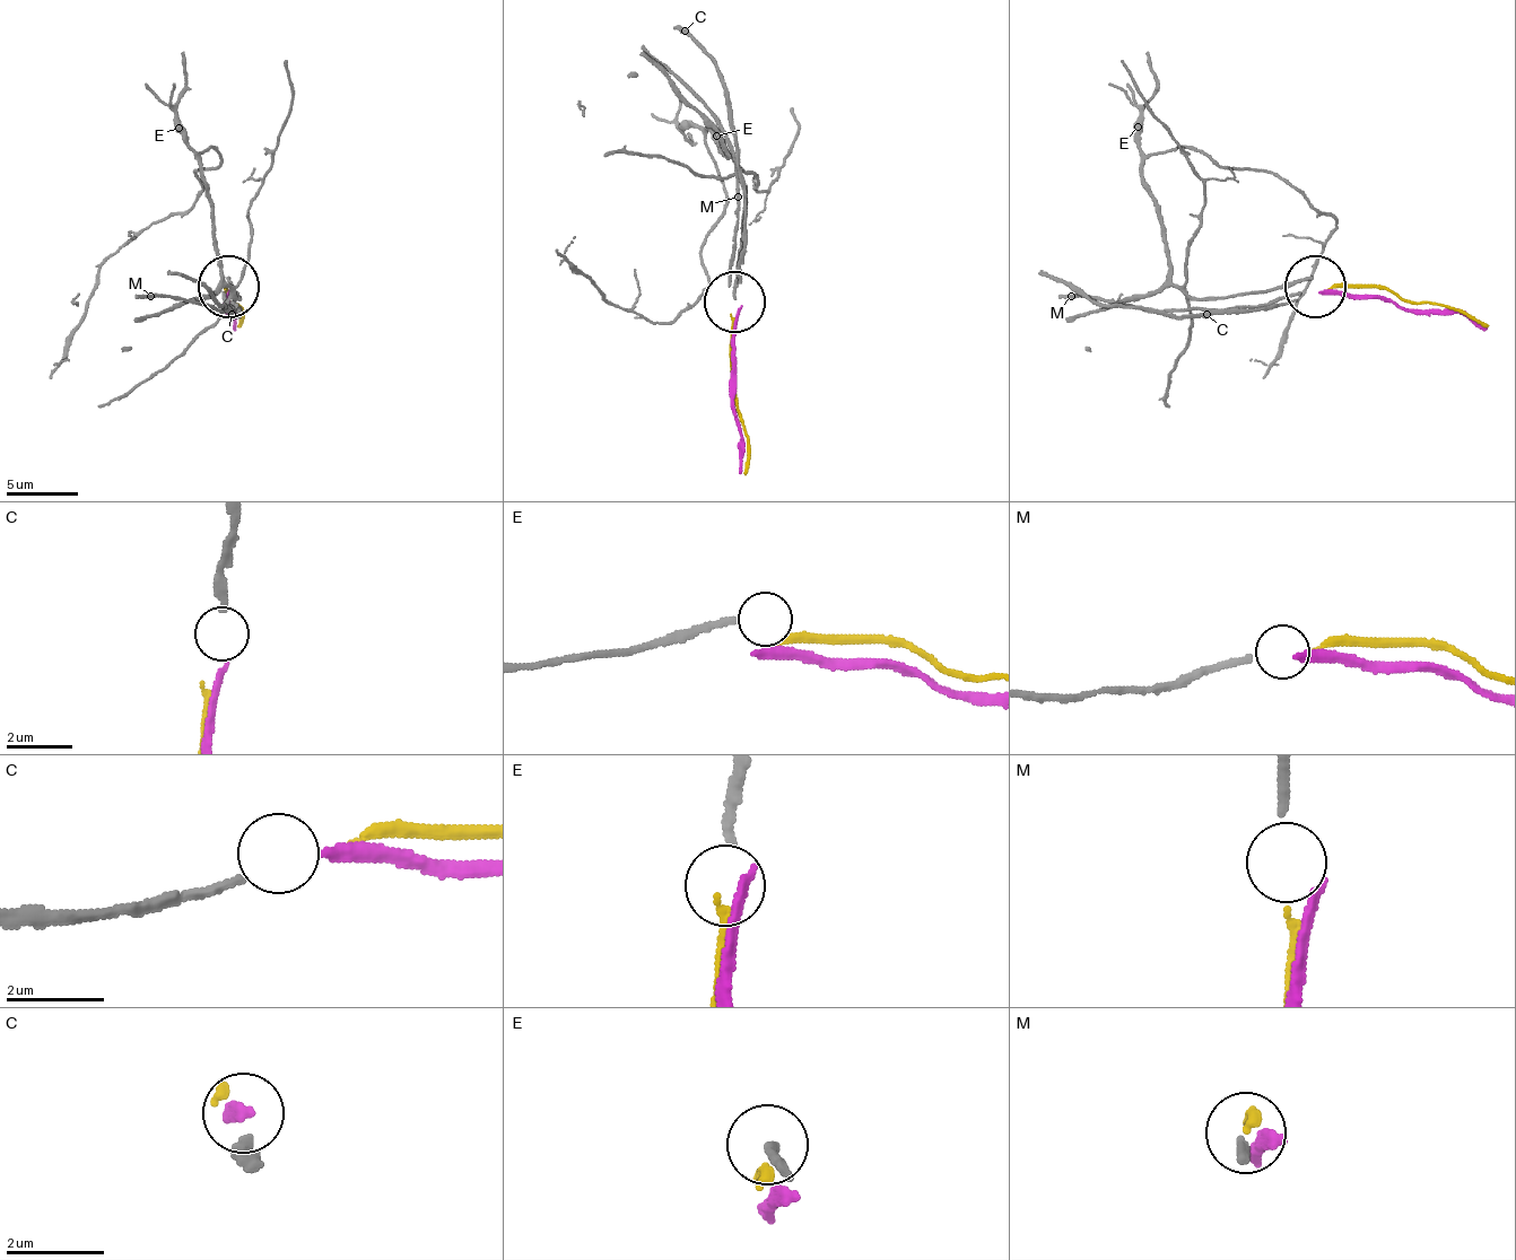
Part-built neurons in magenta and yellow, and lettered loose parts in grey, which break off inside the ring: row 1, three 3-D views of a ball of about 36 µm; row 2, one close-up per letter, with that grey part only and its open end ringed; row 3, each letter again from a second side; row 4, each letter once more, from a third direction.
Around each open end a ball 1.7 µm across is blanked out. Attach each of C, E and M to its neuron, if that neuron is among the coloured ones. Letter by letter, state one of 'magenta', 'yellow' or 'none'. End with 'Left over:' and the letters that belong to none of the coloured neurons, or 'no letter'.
C: magenta
E: none
M: yellow
Left over: E

